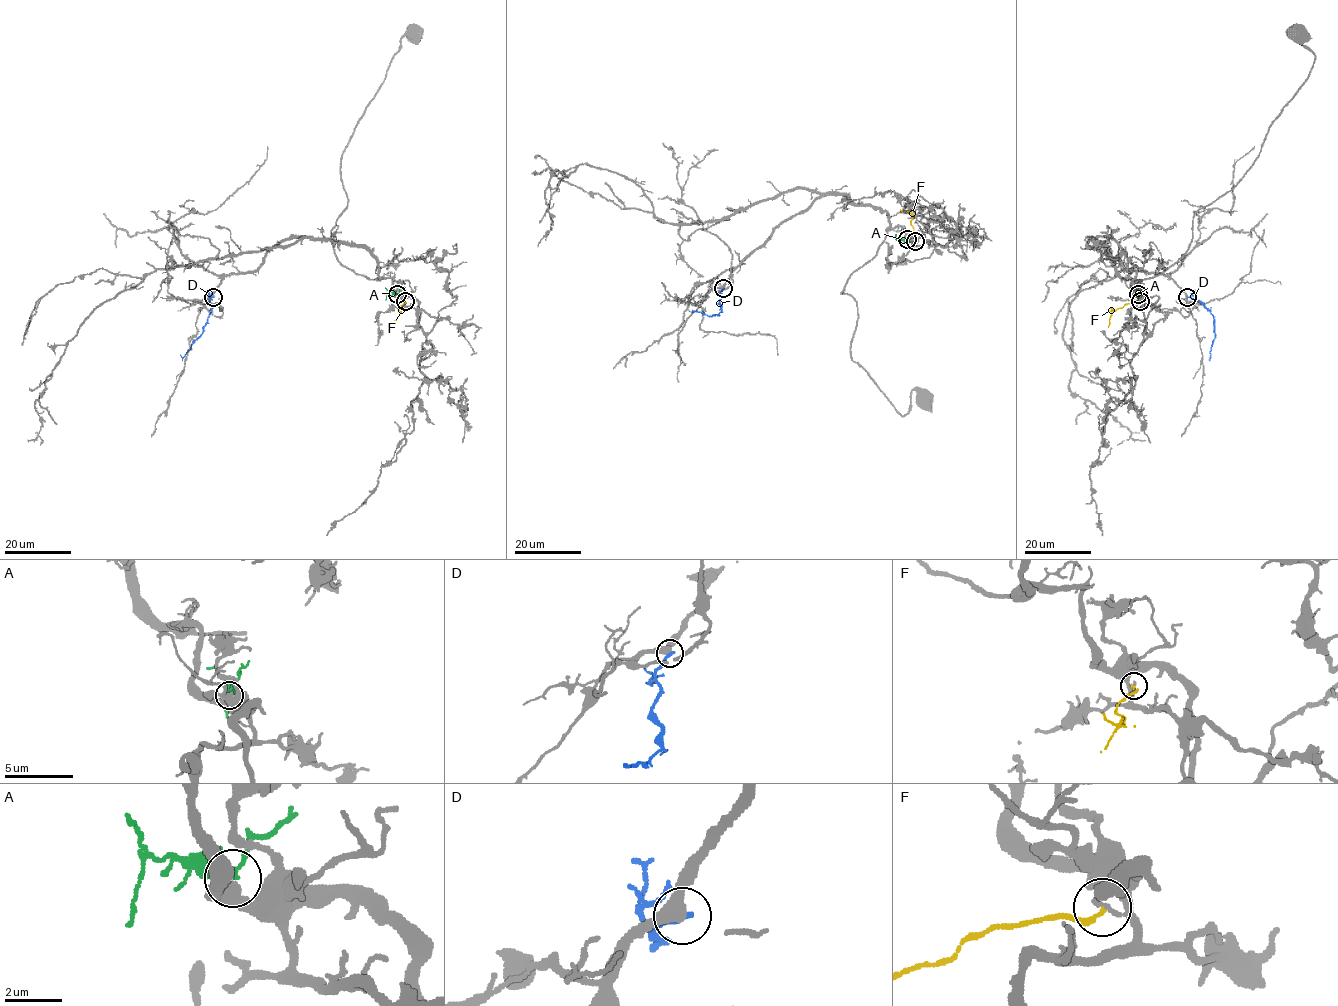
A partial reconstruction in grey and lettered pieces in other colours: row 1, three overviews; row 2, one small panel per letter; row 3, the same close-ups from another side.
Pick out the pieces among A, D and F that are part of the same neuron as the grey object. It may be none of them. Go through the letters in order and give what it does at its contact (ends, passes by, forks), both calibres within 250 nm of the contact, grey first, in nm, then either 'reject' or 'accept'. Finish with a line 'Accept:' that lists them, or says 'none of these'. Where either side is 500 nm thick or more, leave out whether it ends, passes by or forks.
A: it passes by; calibres 440 and 190 nm; reject
D: it ends; calibres 400 and 240 nm; reject
F: it ends; calibres 160 and 190 nm; reject
Accept: none of these

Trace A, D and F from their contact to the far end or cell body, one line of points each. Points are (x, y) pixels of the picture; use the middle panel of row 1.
A: (908, 239), (895, 238)
D: (723, 288), (720, 292), (721, 310), (717, 315), (690, 311)
F: (915, 242), (912, 213), (900, 209)

